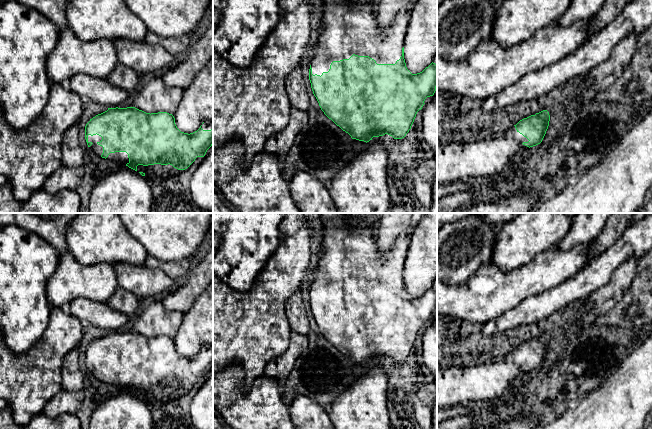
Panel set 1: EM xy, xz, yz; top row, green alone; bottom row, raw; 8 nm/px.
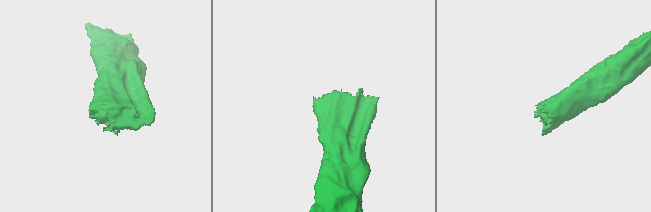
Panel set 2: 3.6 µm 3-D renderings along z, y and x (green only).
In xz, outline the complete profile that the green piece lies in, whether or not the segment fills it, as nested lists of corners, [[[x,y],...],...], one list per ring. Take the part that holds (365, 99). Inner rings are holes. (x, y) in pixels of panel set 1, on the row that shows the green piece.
[[[323,0],[324,10],[319,30],[318,44],[312,50],[309,80],[321,110],[352,139],[369,142],[373,137],[388,134],[402,139],[411,129],[416,114],[427,97],[433,96],[437,87],[437,56],[422,72],[412,74],[404,59],[405,36],[411,12],[401,10],[388,30],[378,29],[378,12],[375,1]]]

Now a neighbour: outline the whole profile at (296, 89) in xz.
[[[300,67],[295,68],[288,75],[285,88],[291,106],[307,112],[309,110],[309,95]]]

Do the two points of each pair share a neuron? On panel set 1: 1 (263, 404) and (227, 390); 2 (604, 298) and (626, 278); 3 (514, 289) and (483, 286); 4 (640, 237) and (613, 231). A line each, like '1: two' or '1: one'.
1: one
2: one
3: one
4: two

